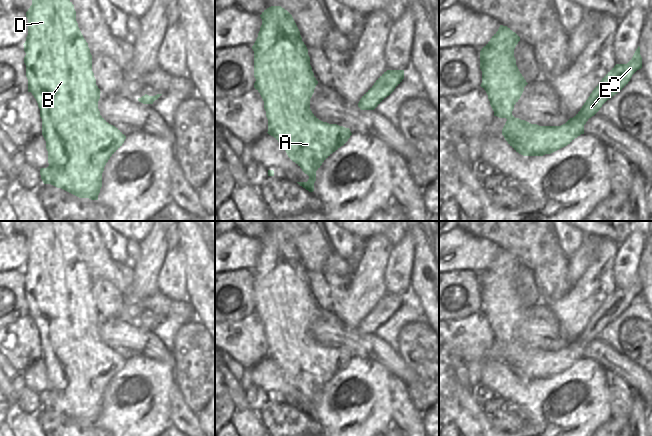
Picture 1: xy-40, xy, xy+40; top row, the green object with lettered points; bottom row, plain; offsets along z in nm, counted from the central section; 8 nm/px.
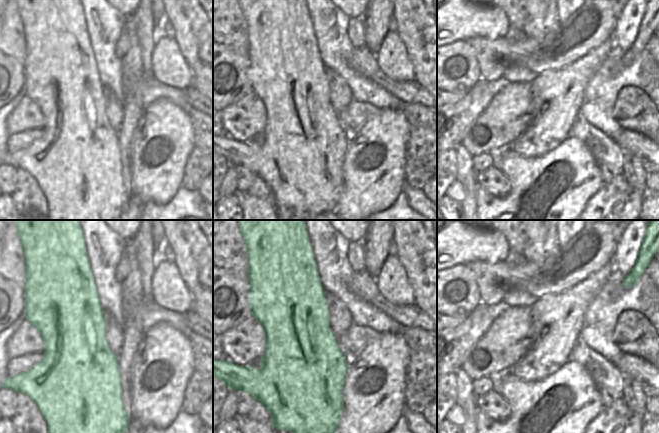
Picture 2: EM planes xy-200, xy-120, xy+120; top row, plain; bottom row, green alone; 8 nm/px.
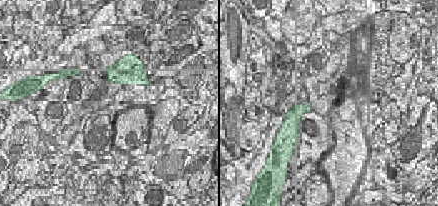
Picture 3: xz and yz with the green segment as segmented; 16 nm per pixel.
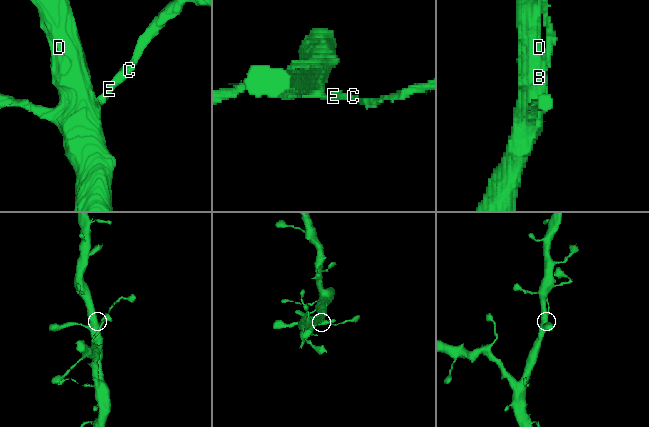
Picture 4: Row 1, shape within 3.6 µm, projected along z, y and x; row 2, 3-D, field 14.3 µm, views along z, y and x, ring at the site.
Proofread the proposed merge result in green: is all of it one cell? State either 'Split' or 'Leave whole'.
Leave whole

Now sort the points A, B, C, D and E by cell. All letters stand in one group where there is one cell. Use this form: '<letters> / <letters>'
A B C D E

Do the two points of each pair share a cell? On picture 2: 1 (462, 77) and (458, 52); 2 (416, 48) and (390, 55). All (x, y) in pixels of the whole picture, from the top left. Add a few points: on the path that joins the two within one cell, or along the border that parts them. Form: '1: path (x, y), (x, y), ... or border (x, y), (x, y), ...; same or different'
1: path (459, 71), (459, 58); same
2: border (397, 31), (413, 66), (414, 73); different

